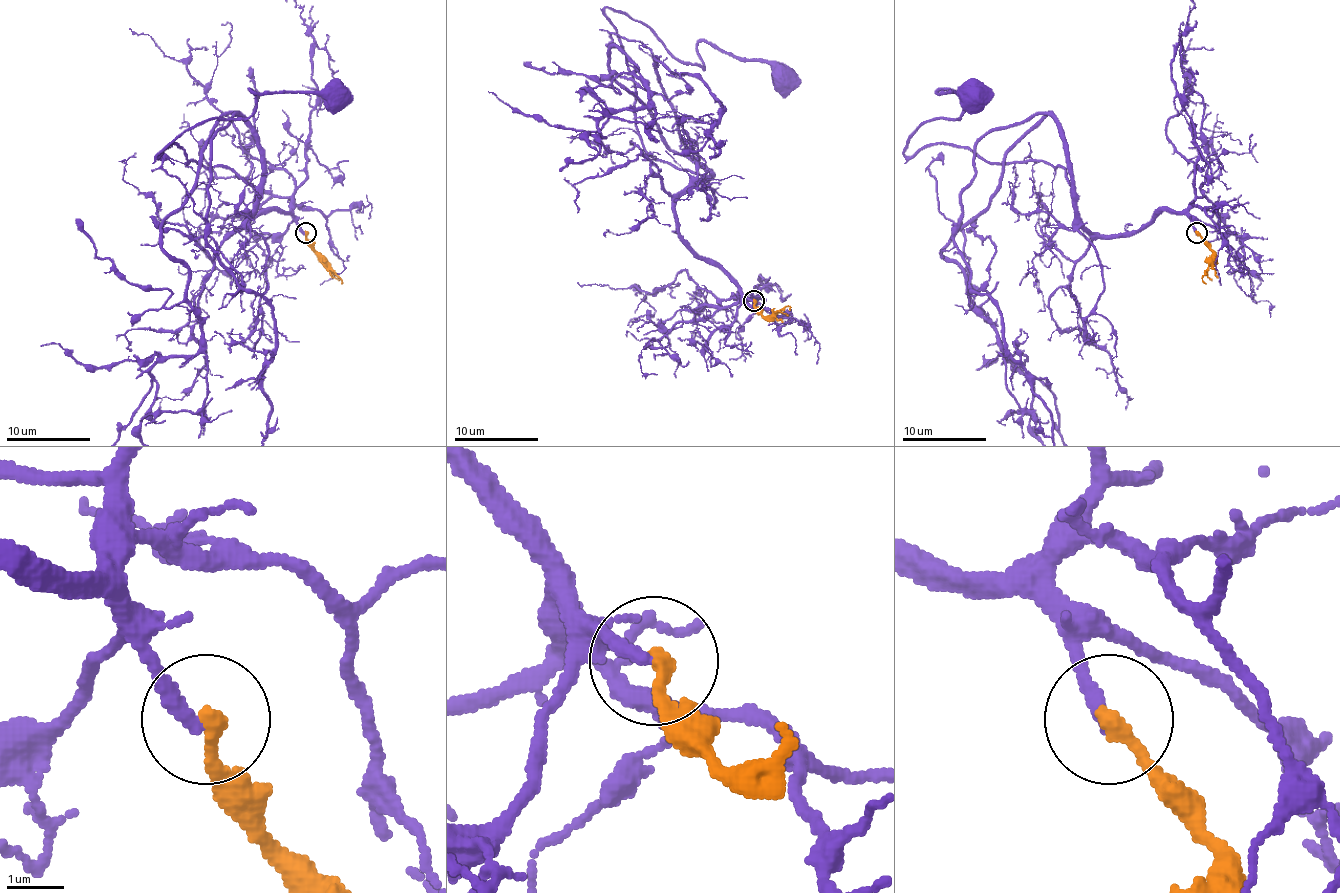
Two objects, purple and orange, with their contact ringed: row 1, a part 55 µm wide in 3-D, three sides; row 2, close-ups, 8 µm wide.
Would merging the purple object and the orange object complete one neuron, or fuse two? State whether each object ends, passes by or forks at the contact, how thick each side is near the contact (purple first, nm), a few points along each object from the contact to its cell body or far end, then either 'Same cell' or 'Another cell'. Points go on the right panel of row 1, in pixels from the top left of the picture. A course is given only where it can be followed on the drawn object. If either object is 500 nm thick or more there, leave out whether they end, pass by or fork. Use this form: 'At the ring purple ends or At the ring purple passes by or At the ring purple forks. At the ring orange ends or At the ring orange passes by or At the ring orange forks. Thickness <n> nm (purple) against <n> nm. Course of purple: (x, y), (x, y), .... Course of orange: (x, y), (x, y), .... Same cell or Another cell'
At the ring purple ends. At the ring orange ends. Thickness 280 nm (purple) against 280 nm. Course of purple: (1196, 233), (1163, 210), (1096, 235), (1043, 161), (905, 155), (959, 117), (936, 92), (972, 101). Course of orange: (1196, 233), (1213, 254), (1213, 262), (1203, 277), (1207, 283). Another cell

